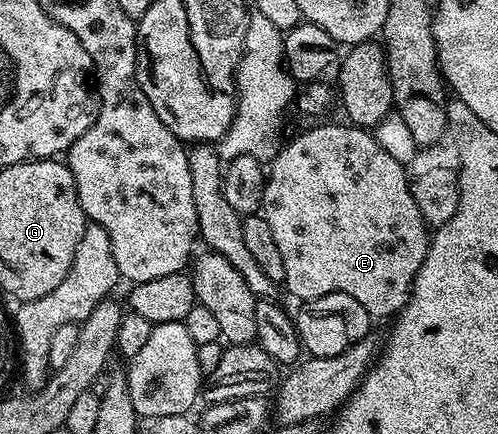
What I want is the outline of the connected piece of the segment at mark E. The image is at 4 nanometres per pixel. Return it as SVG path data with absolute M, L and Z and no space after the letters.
M350 122L323 123L320 127L311 127L300 135L295 135L291 140L280 146L279 152L274 159L270 160L269 170L265 175L263 185L263 205L261 214L265 221L269 221L269 230L273 233L273 241L281 253L281 261L285 265L285 277L282 286L298 301L325 297L325 293L349 293L353 301L365 305L372 320L390 320L402 311L411 295L411 286L415 283L417 273L427 256L427 245L429 242L429 228L427 222L421 217L421 211L417 209L417 201L411 192L411 183L407 179L408 168L397 161L397 157L385 153L381 145L375 140L370 130L352 125Z

